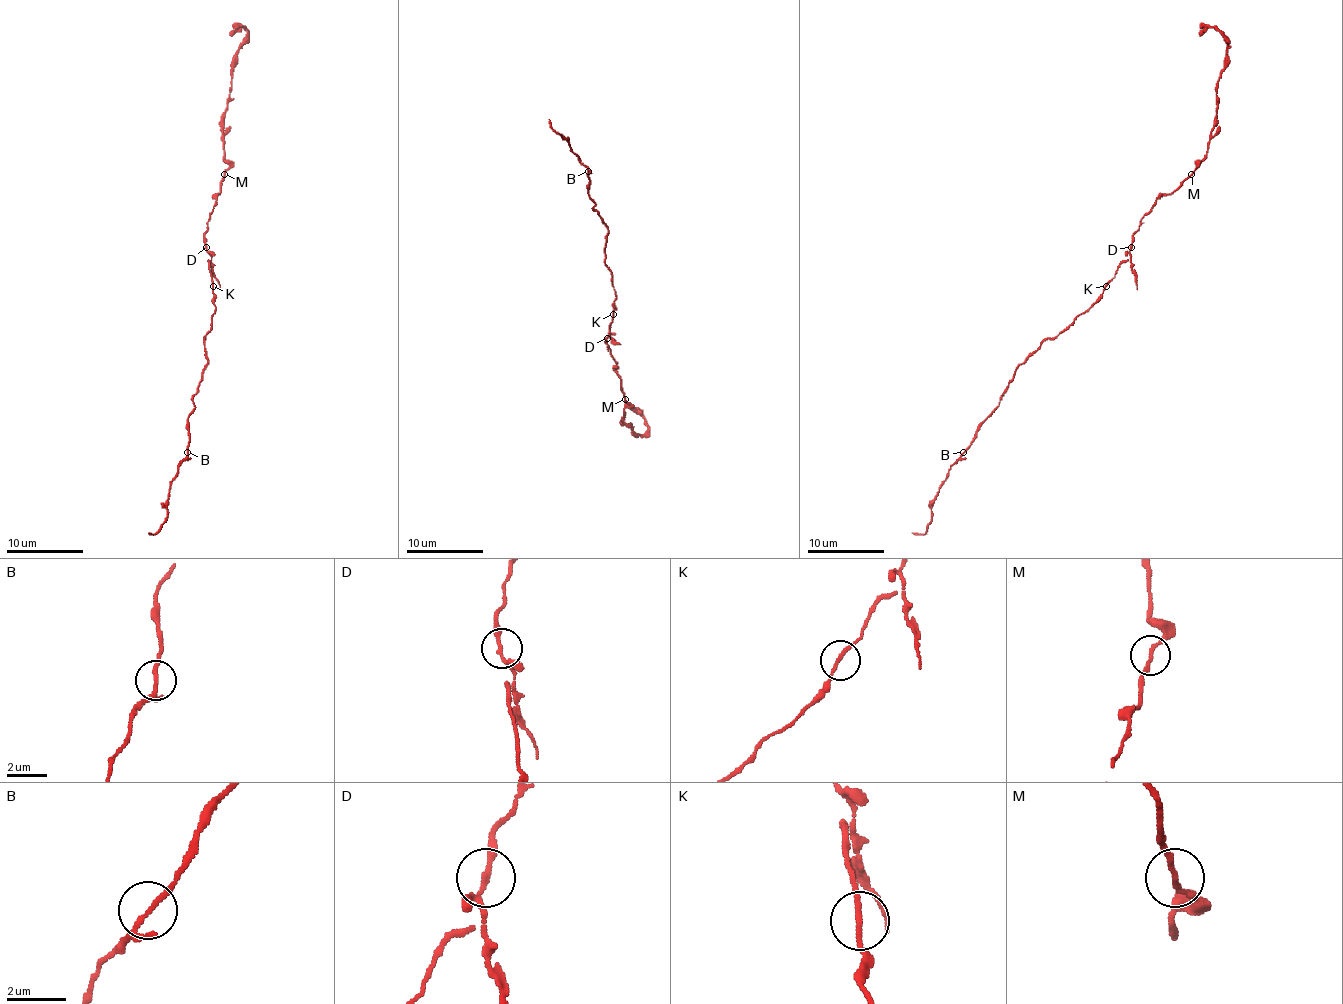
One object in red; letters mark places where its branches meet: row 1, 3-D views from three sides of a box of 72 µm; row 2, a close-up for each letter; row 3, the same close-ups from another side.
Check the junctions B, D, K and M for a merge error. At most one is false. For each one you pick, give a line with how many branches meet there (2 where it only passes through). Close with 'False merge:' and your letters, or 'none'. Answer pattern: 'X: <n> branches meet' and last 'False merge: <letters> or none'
D: 3 branches meet
False merge: D

